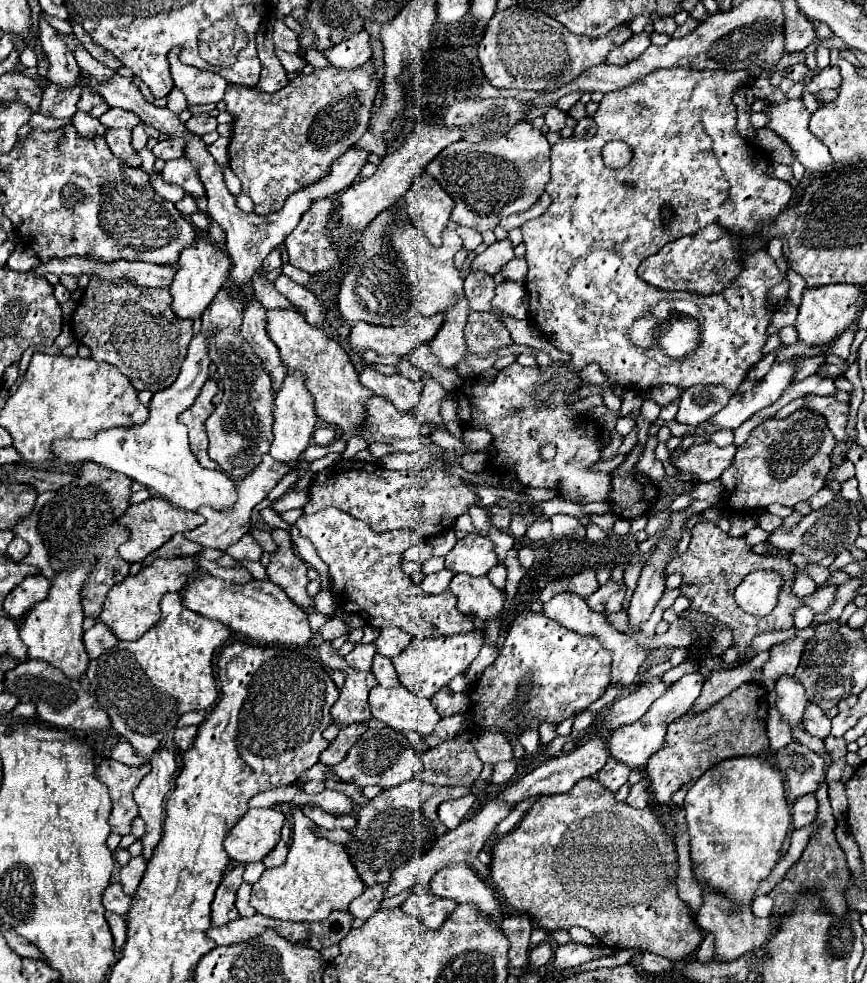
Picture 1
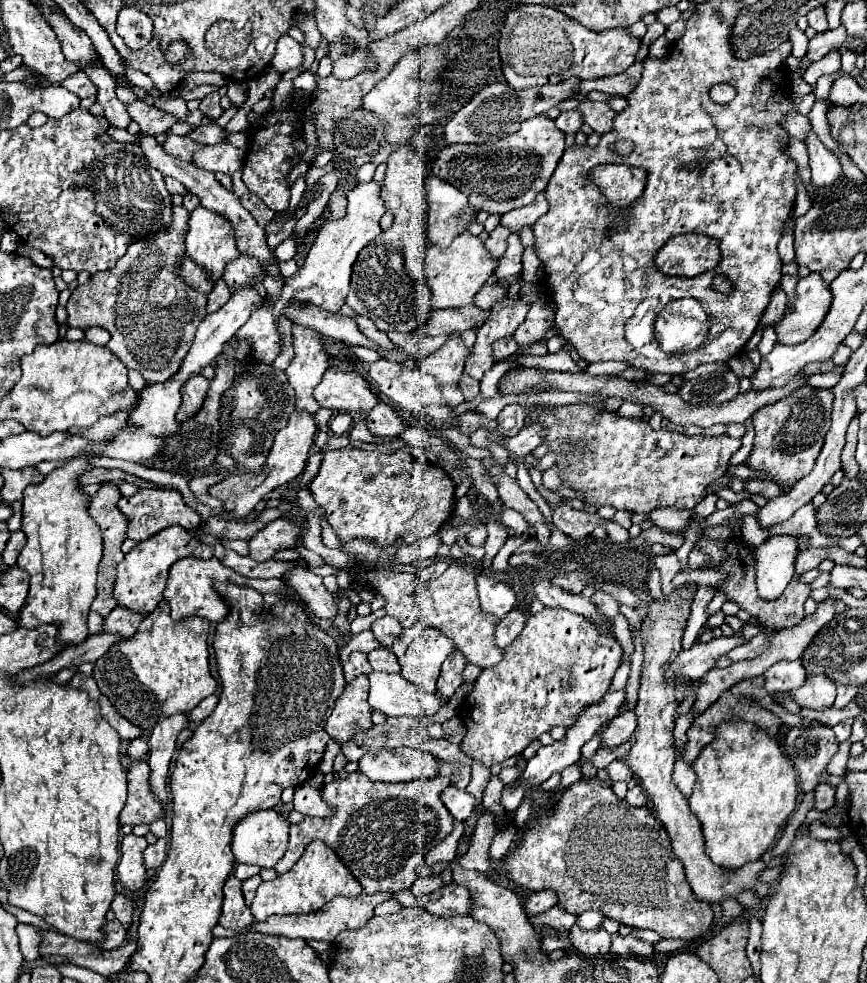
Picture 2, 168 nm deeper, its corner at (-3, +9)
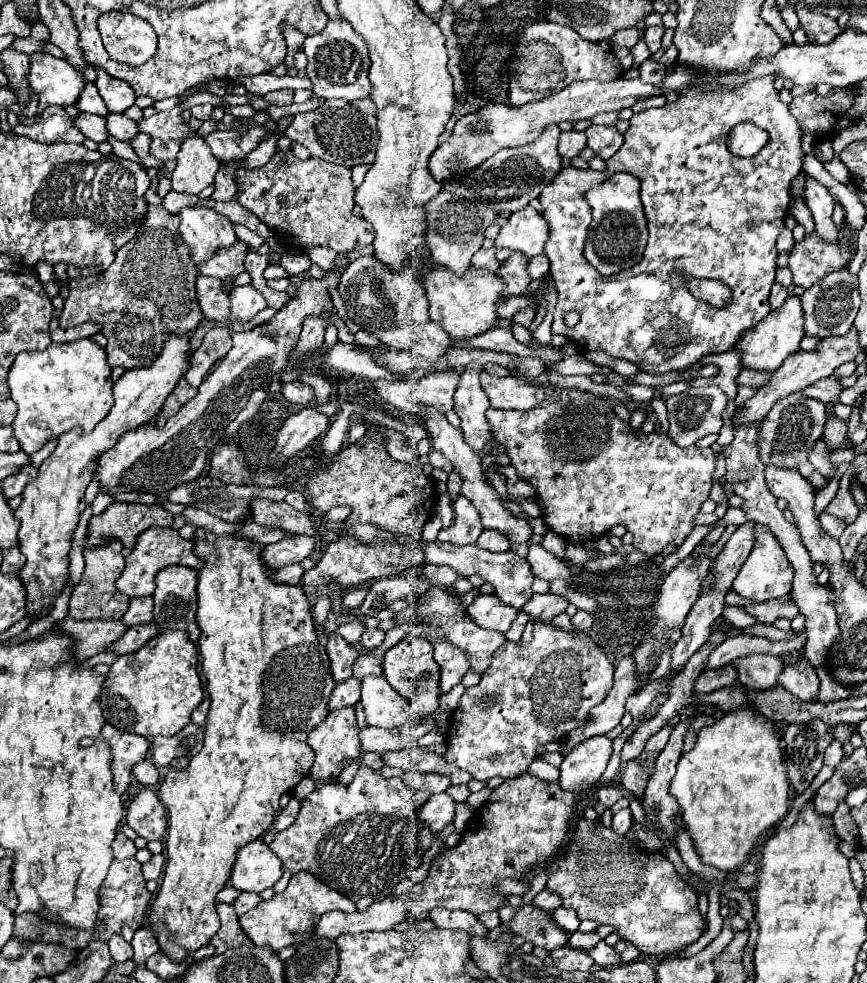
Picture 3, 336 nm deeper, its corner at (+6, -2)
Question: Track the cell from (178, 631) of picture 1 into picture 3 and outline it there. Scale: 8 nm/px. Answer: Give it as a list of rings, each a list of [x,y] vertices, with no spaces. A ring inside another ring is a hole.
[[[162,629],[136,653],[120,655],[112,663],[100,697],[104,719],[118,731],[128,731],[146,739],[178,733],[186,723],[190,723],[192,711],[204,699],[196,667],[198,651],[188,633]]]

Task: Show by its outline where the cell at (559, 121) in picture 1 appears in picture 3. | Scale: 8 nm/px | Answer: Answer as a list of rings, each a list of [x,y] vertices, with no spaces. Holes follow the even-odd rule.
[[[562,131],[560,133],[560,155],[570,159],[570,157],[576,157],[582,149],[586,147],[586,135],[580,133],[580,131]]]

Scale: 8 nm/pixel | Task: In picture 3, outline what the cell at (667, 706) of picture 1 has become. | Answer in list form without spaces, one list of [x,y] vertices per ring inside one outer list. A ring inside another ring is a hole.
[[[598,735],[598,737],[590,737],[582,741],[576,749],[570,751],[570,757],[564,757],[560,765],[560,779],[558,779],[560,787],[572,793],[582,793],[584,789],[590,789],[602,777],[610,761],[610,755],[612,755],[612,739],[608,739],[606,735]]]

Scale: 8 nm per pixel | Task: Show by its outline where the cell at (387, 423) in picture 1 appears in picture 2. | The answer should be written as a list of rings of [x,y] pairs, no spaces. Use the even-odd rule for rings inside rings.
[[[329,368],[323,374],[323,380],[317,384],[313,394],[319,406],[349,414],[369,414],[379,402],[369,390],[367,380],[355,372],[341,372],[335,368]]]

